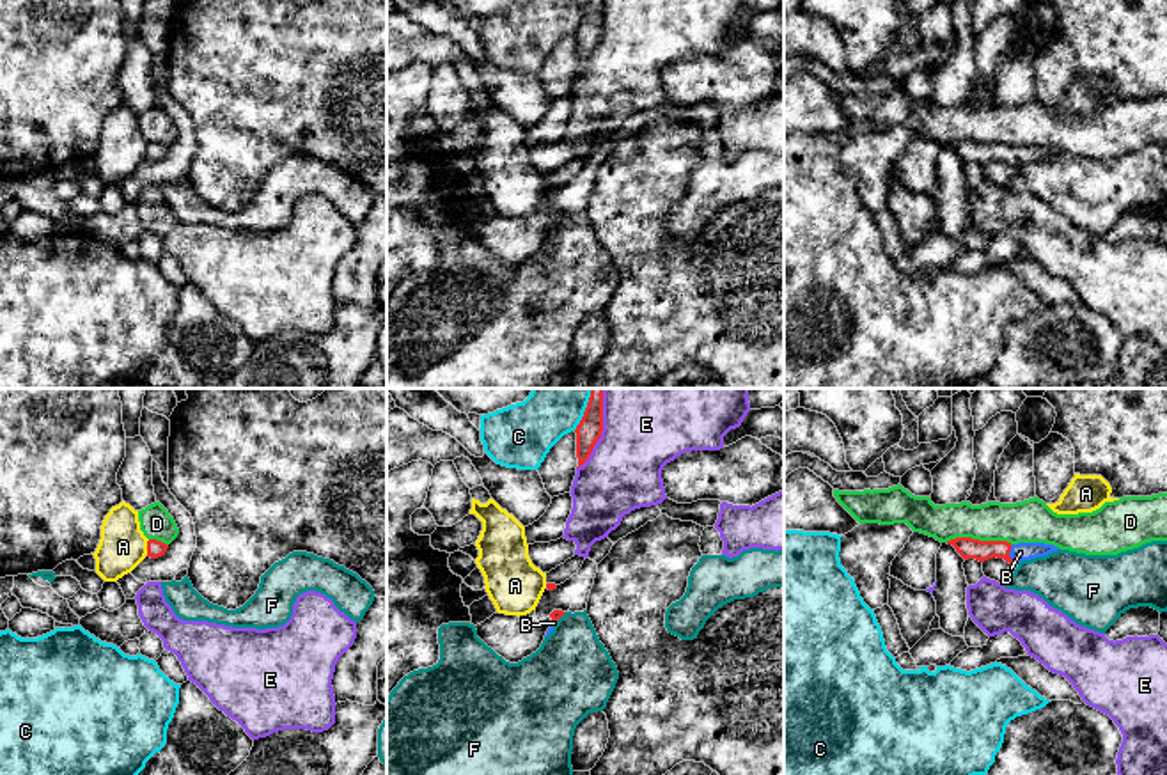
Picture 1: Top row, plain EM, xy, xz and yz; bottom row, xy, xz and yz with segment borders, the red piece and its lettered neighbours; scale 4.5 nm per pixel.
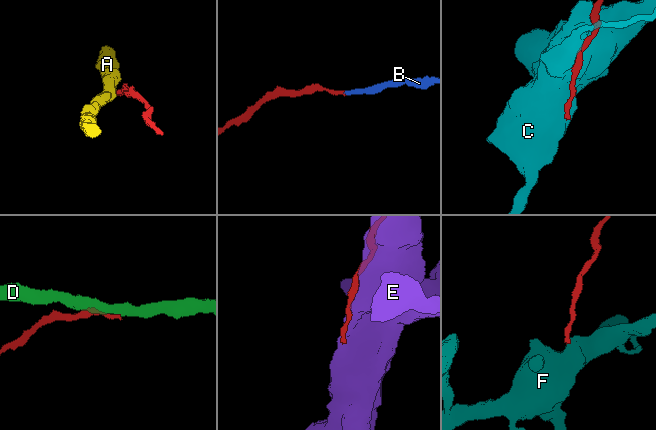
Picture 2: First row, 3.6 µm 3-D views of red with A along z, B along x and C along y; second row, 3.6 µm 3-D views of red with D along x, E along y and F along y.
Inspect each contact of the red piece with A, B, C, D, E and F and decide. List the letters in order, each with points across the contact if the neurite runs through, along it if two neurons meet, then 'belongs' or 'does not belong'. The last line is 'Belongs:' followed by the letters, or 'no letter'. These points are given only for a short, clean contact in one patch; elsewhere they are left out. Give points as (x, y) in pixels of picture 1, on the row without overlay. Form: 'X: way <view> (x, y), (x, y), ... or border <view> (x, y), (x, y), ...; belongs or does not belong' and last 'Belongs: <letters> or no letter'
A: does not belong
B: way yz (969, 151), (1008, 156), (1020, 155); belongs
C: does not belong
D: border yz (946, 144), (956, 140), (1006, 142), (1011, 148); does not belong
E: does not belong
F: border xz (566, 215), (557, 224); does not belong
Belongs: B

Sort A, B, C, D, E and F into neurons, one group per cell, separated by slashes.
A / B / C / D / E / F

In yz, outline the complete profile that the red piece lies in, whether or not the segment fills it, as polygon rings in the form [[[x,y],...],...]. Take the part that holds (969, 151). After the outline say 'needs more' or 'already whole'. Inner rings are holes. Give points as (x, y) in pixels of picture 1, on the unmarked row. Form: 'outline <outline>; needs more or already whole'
outline [[[956,140],[947,144],[947,147],[952,147],[965,163],[975,161],[979,165],[984,165],[997,160],[1004,161],[1009,167],[1045,160],[1052,154],[1061,153],[1053,147],[1045,145],[1011,147],[1007,144],[979,144],[972,140]]]; needs more

